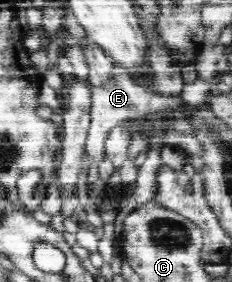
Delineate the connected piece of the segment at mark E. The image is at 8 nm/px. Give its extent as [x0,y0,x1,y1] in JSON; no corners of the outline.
[84,57,186,165]

